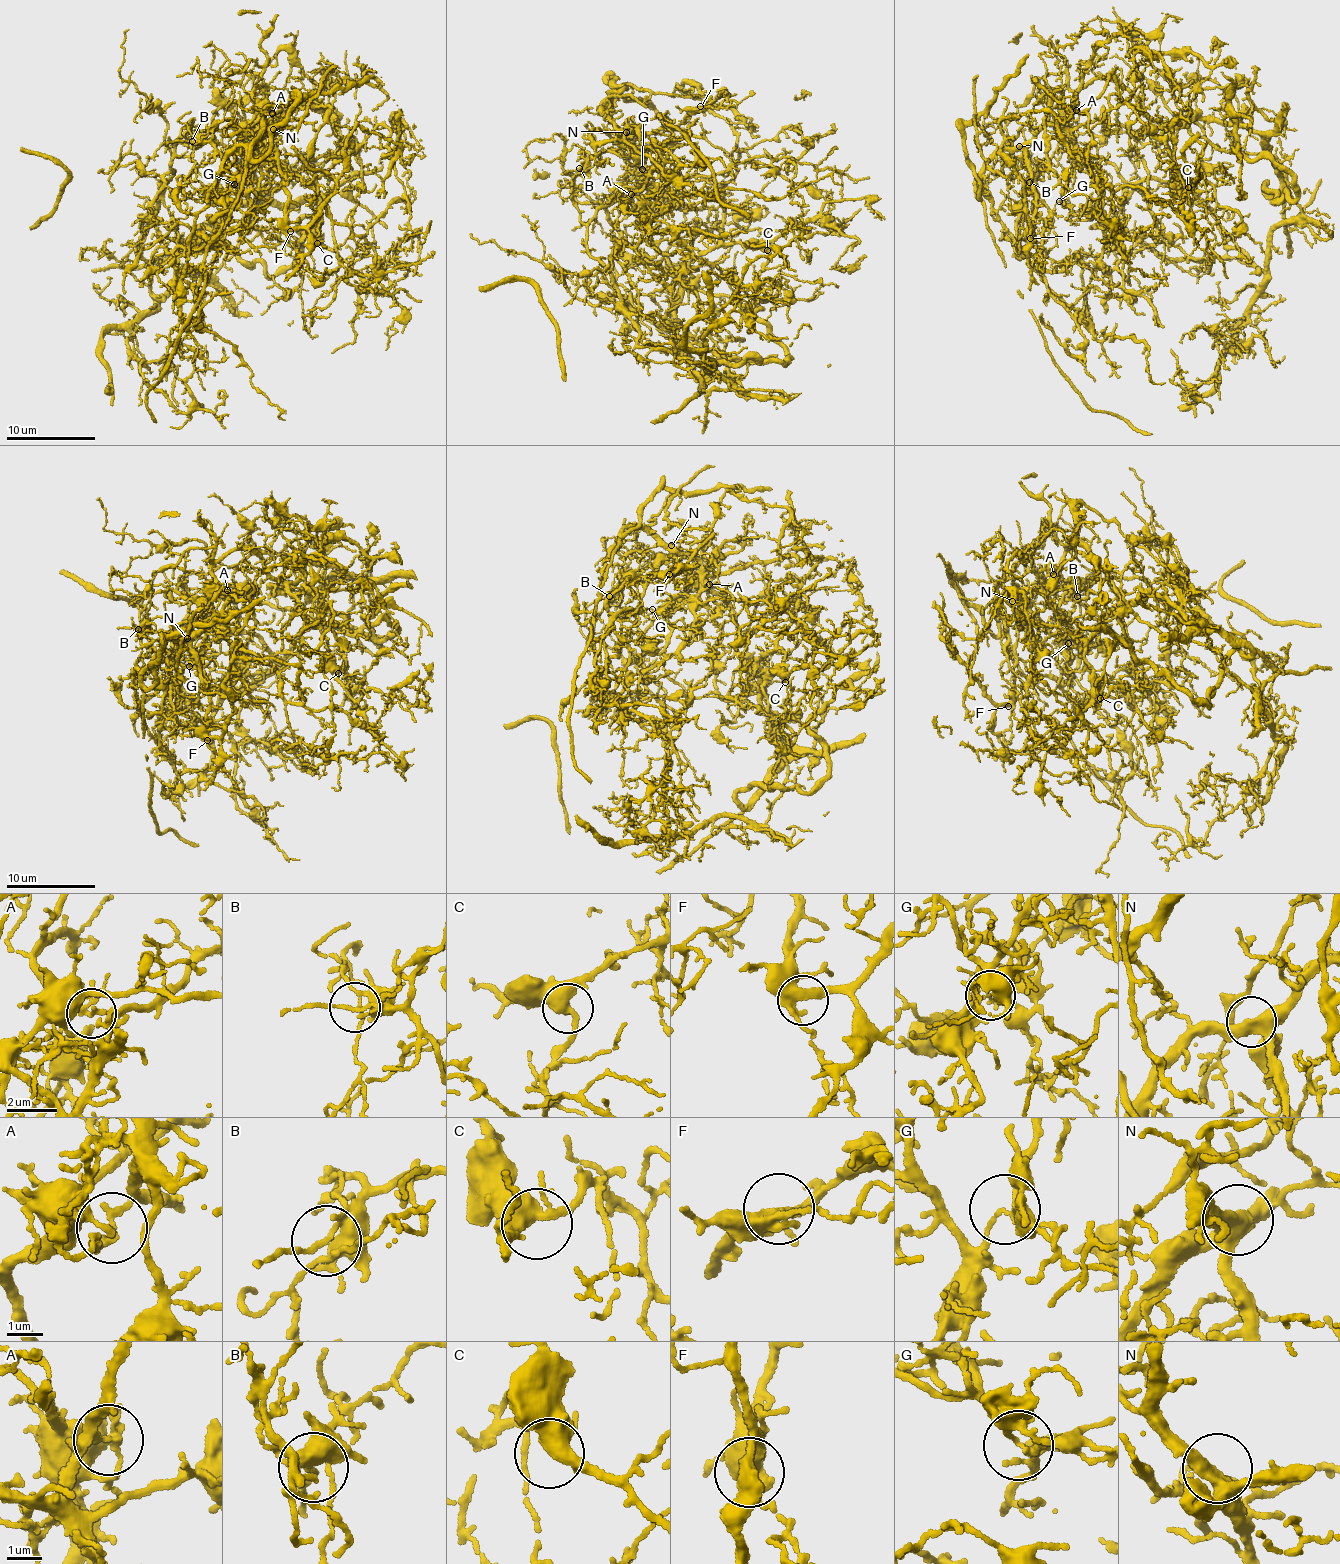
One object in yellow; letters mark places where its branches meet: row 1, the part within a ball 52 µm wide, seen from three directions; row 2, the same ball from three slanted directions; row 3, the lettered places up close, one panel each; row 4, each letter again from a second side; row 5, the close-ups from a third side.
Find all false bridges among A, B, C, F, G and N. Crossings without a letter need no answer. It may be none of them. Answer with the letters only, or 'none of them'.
A, G

